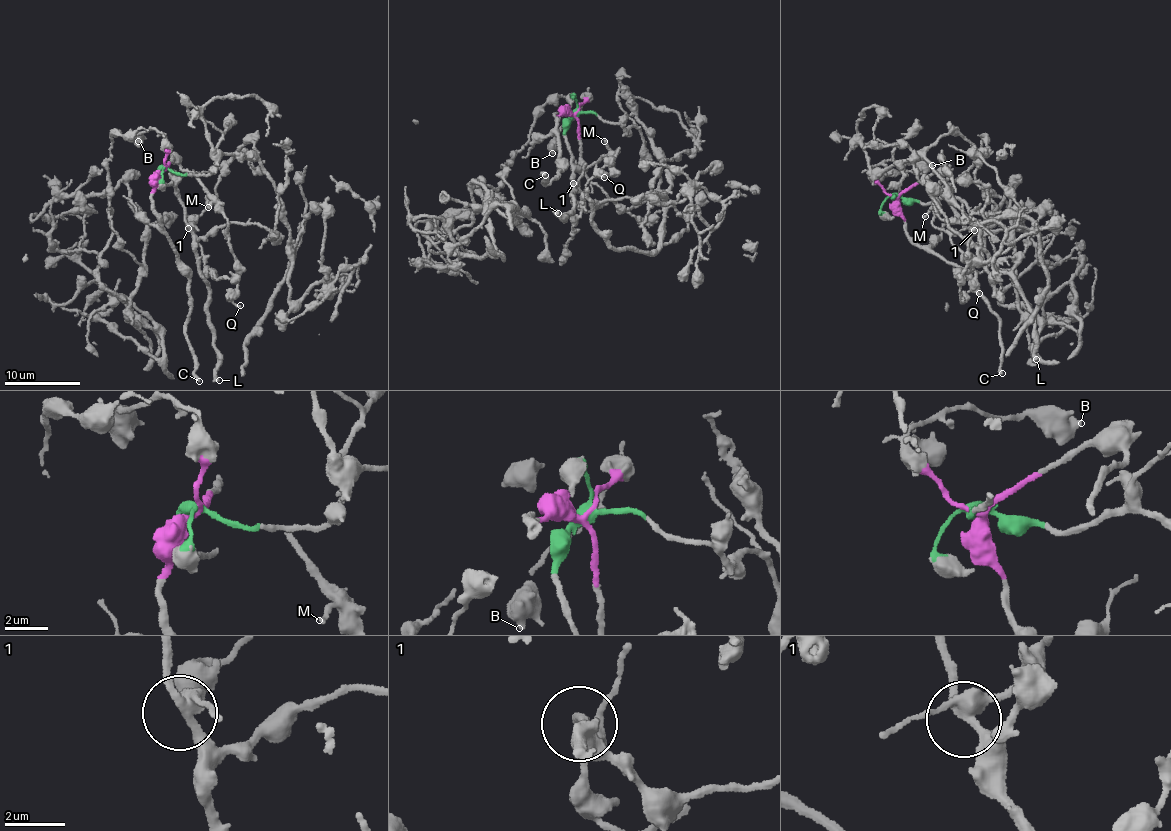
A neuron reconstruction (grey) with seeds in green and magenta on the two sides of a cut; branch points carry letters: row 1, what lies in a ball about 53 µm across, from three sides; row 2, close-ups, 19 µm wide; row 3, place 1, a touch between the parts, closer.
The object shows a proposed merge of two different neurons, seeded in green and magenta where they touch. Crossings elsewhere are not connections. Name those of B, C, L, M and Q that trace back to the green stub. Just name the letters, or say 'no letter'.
L

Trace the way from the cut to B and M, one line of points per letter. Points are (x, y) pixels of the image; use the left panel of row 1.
B: (163, 169), (167, 152), (165, 136), (153, 129), (139, 132), (142, 136), (138, 141)
M: (163, 169), (173, 158), (203, 186), (213, 202), (208, 208)

